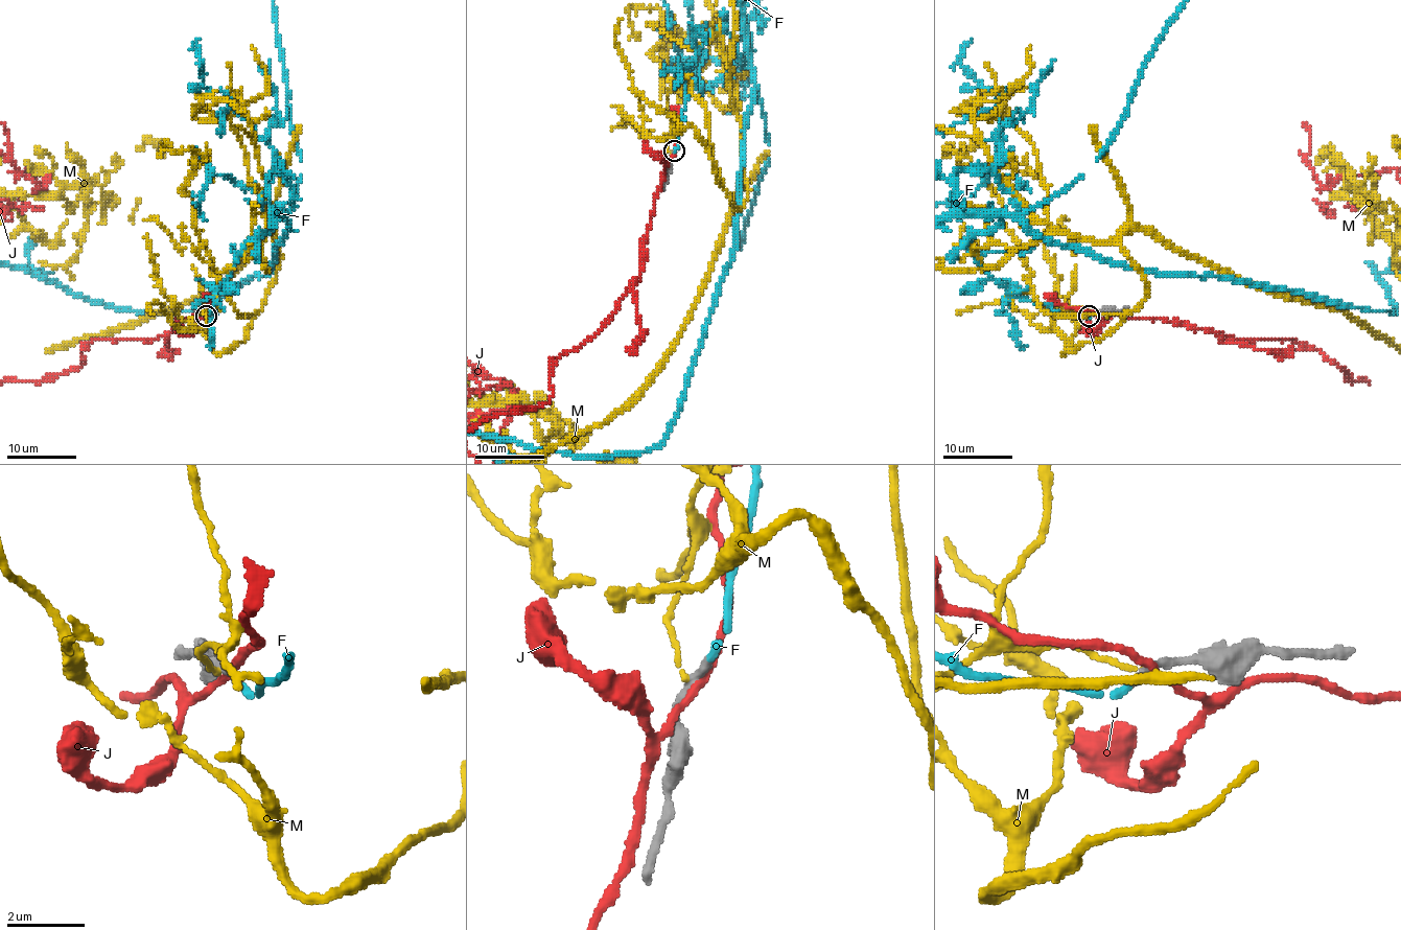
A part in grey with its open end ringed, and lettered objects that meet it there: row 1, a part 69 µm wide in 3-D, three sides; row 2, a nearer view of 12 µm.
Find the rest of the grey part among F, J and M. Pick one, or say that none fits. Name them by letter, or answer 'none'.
F

